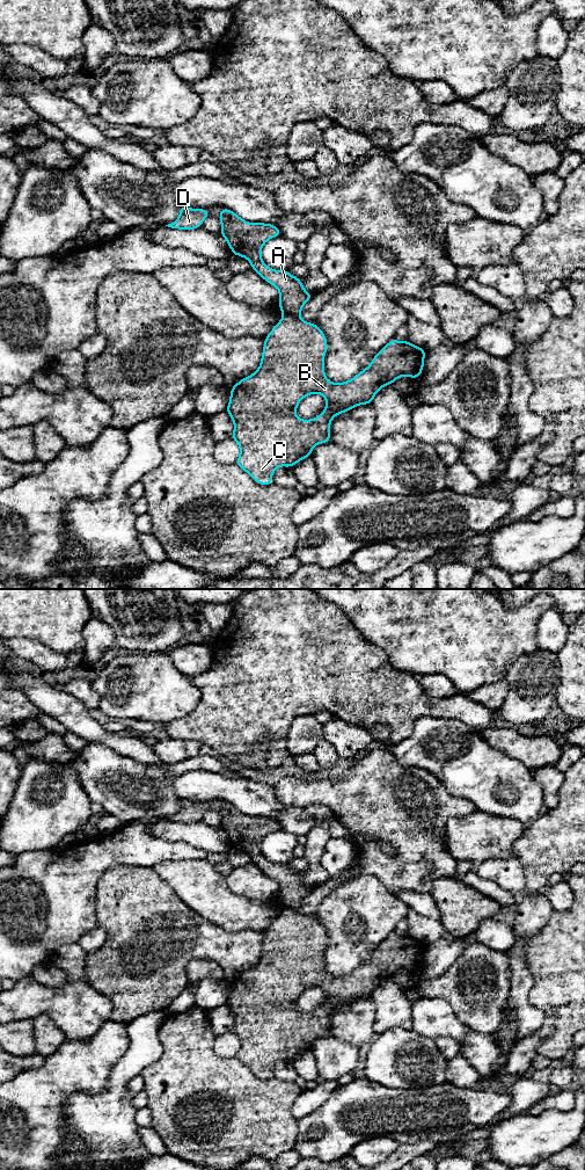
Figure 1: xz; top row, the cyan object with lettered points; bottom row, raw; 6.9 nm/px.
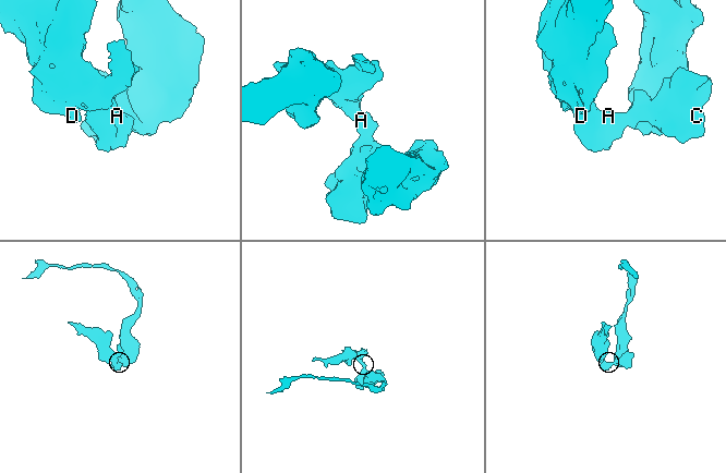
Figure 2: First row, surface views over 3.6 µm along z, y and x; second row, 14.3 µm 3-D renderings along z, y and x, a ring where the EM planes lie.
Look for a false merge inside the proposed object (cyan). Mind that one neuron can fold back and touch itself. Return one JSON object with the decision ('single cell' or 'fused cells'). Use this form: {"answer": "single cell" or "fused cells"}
{"answer": "fused cells"}

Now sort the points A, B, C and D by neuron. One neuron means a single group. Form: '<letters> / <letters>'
A D / B C

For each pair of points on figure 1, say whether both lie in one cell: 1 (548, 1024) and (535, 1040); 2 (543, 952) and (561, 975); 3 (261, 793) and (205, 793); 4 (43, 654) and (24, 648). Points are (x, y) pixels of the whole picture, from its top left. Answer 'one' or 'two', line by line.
1: one
2: one
3: one
4: one

